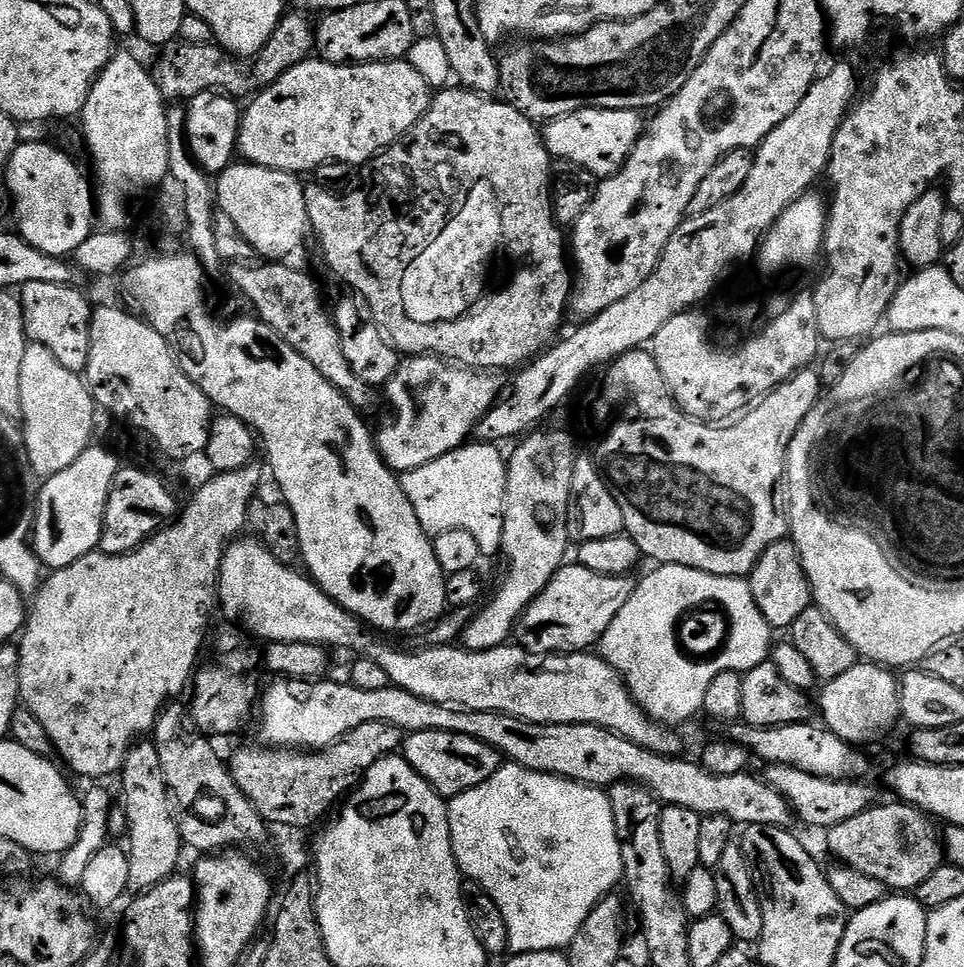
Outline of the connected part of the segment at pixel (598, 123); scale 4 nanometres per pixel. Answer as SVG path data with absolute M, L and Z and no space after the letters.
M583 108L547 121L543 125L542 135L548 153L557 161L569 160L597 178L613 176L625 164L640 141L646 127L646 120L636 110L602 110L601 108Z

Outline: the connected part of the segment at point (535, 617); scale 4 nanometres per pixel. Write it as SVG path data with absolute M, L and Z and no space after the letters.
M566 562L550 578L546 590L520 615L514 640L519 647L539 656L587 652L599 645L610 622L618 618L622 606L630 602L637 581L631 575L607 576L594 574L578 562Z

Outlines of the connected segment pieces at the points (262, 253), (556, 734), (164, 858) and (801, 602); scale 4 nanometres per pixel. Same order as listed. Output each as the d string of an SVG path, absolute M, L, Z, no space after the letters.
M233 162L224 172L215 177L214 187L219 211L230 214L230 219L238 226L238 234L242 234L242 238L250 242L253 253L265 261L283 261L291 252L298 251L304 235L309 235L310 225L304 197L305 185L300 184L300 180L299 175L247 162Z
M308 678L273 679L276 681L265 694L263 691L258 704L260 736L264 739L261 741L265 745L297 750L319 750L338 743L346 734L358 730L358 726L366 726L366 722L390 722L408 734L413 732L466 734L470 738L486 742L491 748L498 749L511 763L521 764L535 772L576 780L579 784L591 784L602 789L621 782L640 784L643 788L649 788L661 805L682 806L686 810L694 810L700 816L729 816L736 826L761 824L772 828L788 828L794 820L792 807L786 802L784 795L770 787L767 779L760 777L759 780L758 777L751 776L751 771L748 770L733 776L710 774L695 759L692 761L684 760L685 758L669 758L651 752L626 739L625 736L619 736L617 732L593 724L536 724L532 720L508 716L504 712L469 712L466 708L453 708L446 704L430 702L395 686L390 686L386 690L358 690L351 682L339 684L336 680L324 679L320 678L315 682Z
M137 742L132 745L118 780L124 783L122 807L128 819L128 887L133 893L139 894L161 884L166 878L177 875L180 851L185 851L186 845L180 836L180 820L172 809L174 800L170 795L166 774L163 773L162 761L154 743Z
M791 539L779 540L774 542L774 546L767 548L762 558L758 558L758 562L752 567L747 582L754 594L754 602L758 610L762 610L762 618L766 618L766 622L774 630L791 629L792 623L805 610L813 607L812 587L806 578L802 558Z

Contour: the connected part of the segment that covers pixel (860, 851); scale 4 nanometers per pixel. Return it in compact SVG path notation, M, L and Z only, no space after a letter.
M891 802L867 808L862 814L854 814L854 818L846 818L846 822L838 822L833 828L827 829L828 848L836 855L839 863L858 870L862 874L870 874L870 878L878 878L889 890L915 890L938 866L945 863L946 853L941 833L936 832L937 825L925 813L903 802Z

